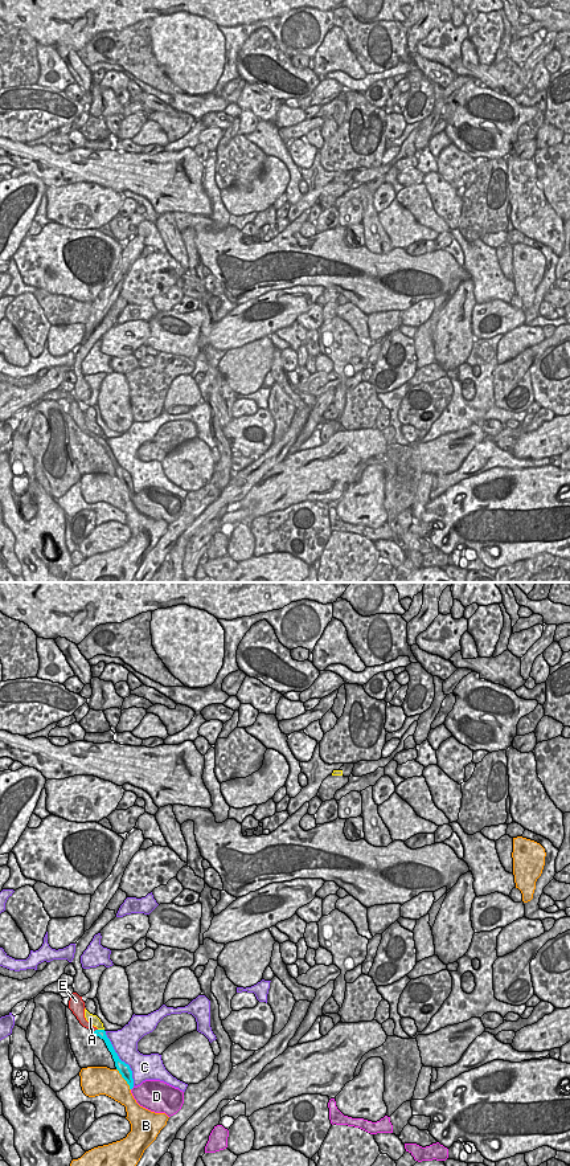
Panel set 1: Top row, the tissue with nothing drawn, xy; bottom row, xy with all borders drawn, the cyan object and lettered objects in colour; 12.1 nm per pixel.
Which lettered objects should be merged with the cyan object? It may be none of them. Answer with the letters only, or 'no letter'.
E

